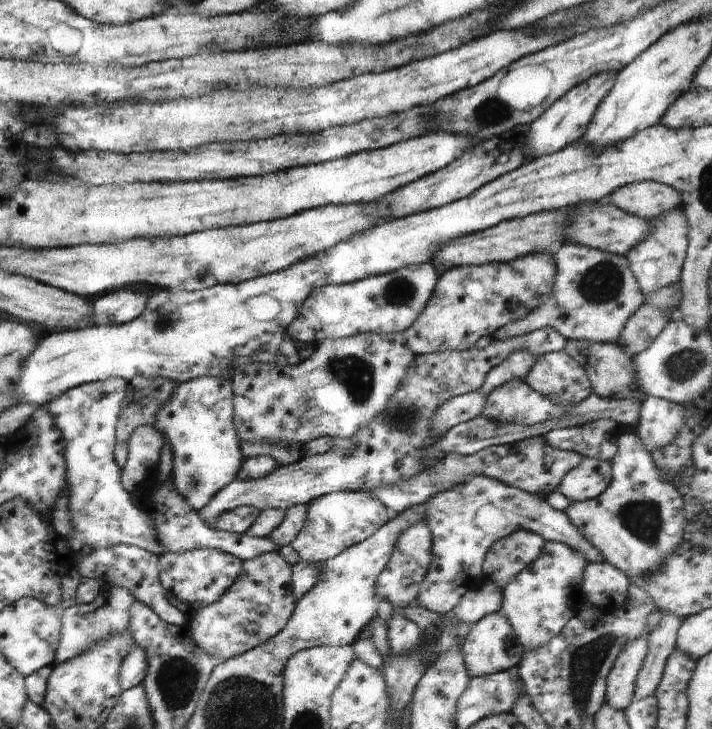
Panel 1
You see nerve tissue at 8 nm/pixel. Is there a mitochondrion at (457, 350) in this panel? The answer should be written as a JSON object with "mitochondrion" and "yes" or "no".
{"mitochondrion":"no"}

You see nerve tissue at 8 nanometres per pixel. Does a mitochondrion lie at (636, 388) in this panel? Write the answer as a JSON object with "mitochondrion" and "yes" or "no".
{"mitochondrion":"no"}

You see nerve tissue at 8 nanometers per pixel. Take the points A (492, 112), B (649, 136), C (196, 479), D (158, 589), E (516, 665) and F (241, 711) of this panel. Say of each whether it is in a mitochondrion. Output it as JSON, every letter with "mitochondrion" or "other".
{"A":"mitochondrion","B":"other","C":"mitochondrion","D":"other","E":"other","F":"mitochondrion"}

